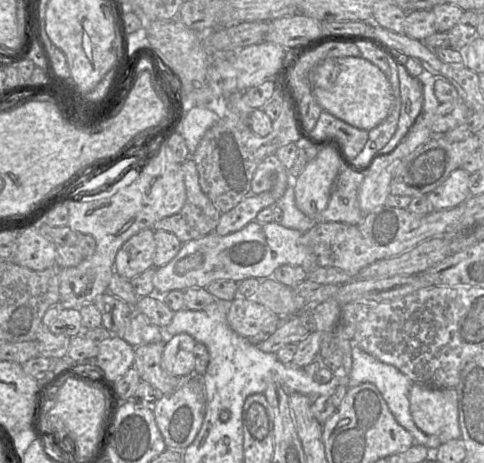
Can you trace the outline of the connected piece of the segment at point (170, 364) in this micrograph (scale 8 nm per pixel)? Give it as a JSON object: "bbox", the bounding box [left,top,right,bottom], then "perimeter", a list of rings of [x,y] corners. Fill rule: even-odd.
{"bbox":[161,334,196,378],"perimeter":[[[189,334],[166,336],[161,366],[167,373],[189,378],[195,373],[196,340]]]}

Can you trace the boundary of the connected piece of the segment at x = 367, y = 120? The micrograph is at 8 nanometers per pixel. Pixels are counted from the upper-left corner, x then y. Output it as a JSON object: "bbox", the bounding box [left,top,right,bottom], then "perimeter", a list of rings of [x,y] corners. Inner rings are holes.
{"bbox":[310,57,394,130],"perimeter":[[[361,57],[329,58],[311,69],[310,86],[322,108],[349,125],[371,130],[382,123],[394,104],[392,87],[385,74]]]}

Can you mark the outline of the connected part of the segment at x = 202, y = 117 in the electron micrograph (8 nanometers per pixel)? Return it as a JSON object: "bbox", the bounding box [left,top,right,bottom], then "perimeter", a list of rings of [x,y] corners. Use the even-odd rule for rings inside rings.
{"bbox":[176,106,219,156],"perimeter":[[[194,106],[186,112],[176,132],[185,140],[190,156],[192,156],[205,132],[219,122],[219,116],[213,111]]]}

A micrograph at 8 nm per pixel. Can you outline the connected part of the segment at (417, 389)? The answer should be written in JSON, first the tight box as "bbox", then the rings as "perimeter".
{"bbox":[409,383,461,443],"perimeter":[[[413,383],[409,403],[412,419],[422,432],[437,437],[441,443],[461,438],[455,388],[440,389]]]}

